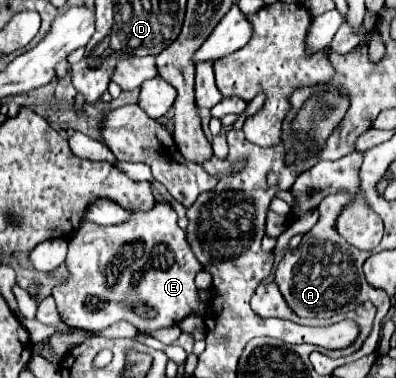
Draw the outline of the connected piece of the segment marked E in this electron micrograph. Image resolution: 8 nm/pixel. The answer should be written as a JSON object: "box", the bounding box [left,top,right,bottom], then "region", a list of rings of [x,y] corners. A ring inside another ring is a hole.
{"box":[52,202,208,330],"region":[[[156,202],[152,210],[132,210],[132,218],[116,226],[98,226],[82,222],[78,232],[68,240],[68,278],[54,286],[52,296],[58,306],[58,314],[64,324],[84,330],[102,330],[120,320],[128,320],[140,330],[160,330],[166,326],[176,326],[190,314],[206,311],[208,301],[198,298],[194,282],[196,272],[202,264],[192,254],[186,232],[176,224],[178,216],[166,202]]]}

